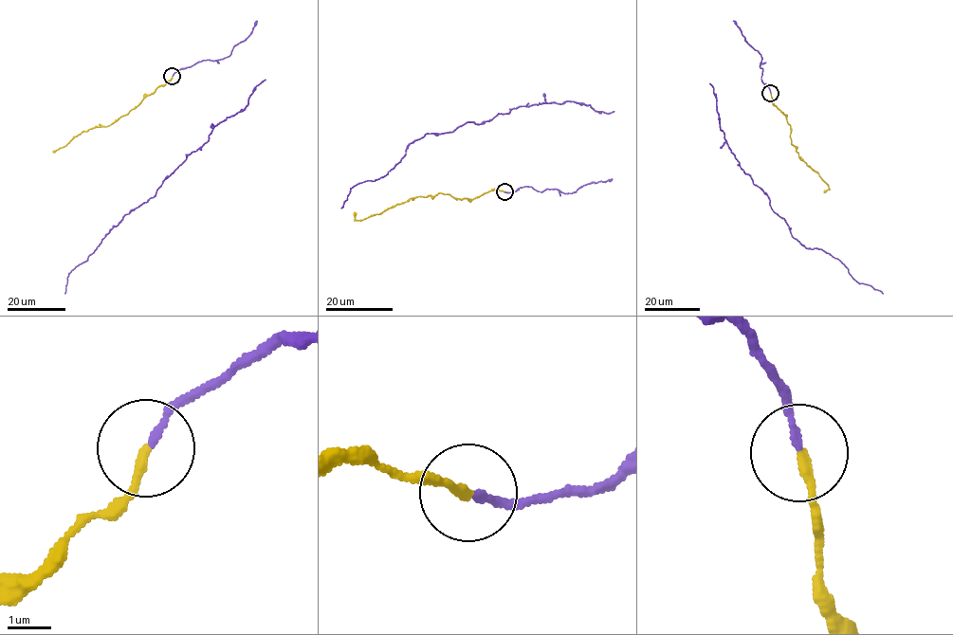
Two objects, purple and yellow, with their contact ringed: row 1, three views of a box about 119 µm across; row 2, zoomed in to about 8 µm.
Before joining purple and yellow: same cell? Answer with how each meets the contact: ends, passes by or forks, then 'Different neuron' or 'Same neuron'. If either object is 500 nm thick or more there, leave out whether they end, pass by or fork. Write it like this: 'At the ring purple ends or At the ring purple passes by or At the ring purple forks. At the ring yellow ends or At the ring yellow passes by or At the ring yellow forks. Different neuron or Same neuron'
At the ring purple ends. At the ring yellow ends. Same neuron

